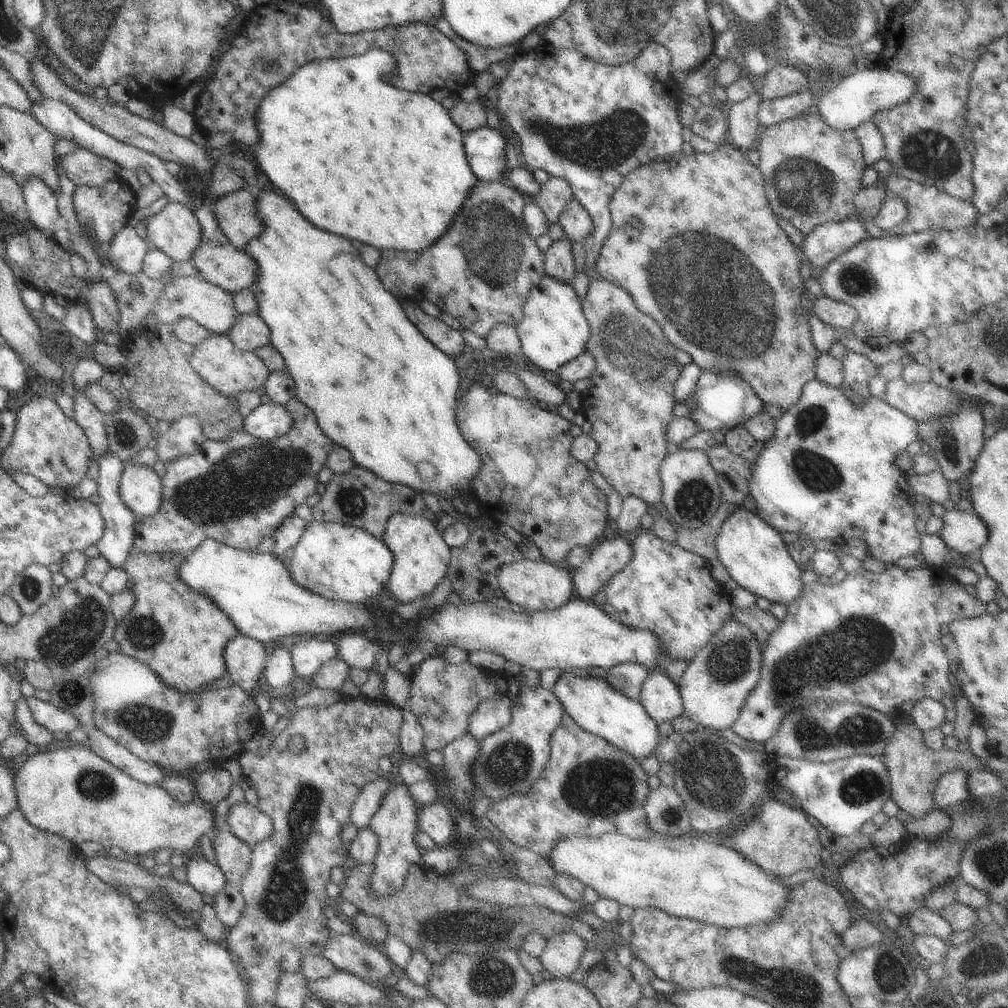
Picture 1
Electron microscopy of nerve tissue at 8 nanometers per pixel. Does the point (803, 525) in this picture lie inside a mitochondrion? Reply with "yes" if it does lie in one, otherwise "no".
no

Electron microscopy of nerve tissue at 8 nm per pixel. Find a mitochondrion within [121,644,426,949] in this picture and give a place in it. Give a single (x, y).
(283, 897)

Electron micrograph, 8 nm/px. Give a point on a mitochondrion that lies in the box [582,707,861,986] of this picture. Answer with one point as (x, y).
(714, 777)

